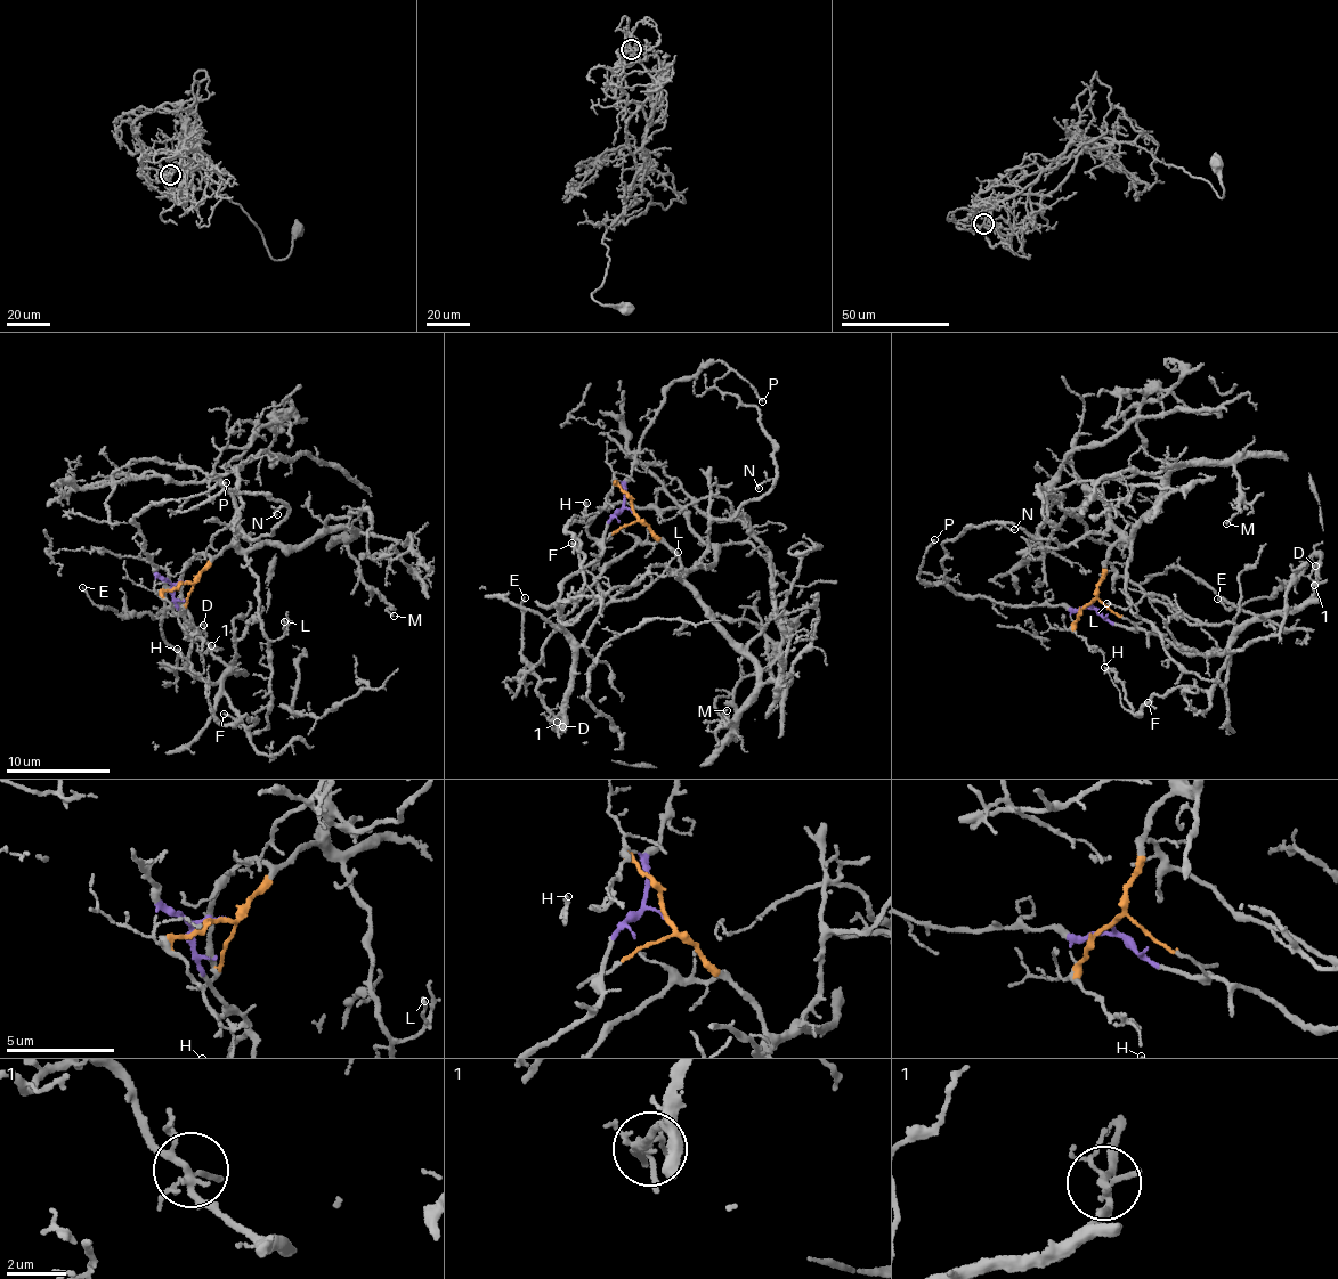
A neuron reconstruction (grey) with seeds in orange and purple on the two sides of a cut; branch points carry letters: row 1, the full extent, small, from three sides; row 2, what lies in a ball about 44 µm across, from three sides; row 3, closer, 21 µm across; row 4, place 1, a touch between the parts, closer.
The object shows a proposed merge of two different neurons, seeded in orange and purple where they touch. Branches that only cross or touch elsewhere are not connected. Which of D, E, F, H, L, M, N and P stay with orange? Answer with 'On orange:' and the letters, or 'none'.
On orange: L, M, N

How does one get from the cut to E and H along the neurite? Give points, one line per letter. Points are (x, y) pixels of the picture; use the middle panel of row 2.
E: (633, 513), (609, 520), (601, 553), (562, 581), (561, 630), (573, 654), (559, 728), (521, 654), (525, 597)
H: (633, 513), (609, 520), (601, 553), (562, 581), (560, 628), (583, 581), (567, 524), (582, 521), (586, 502)

